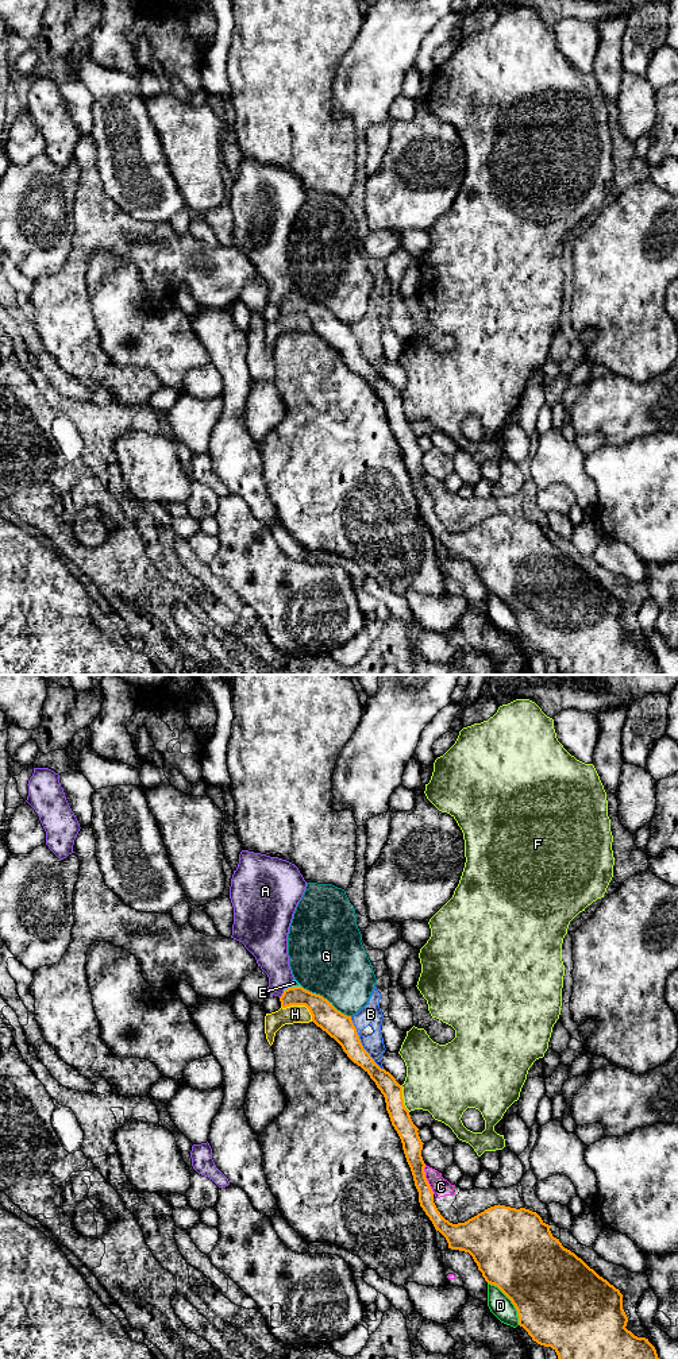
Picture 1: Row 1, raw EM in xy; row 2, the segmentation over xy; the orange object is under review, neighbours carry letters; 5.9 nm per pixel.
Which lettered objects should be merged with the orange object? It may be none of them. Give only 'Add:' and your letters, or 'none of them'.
Add: E

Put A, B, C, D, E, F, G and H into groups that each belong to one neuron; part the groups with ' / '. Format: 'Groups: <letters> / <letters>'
Groups: A / B C / D / E / F / G / H

